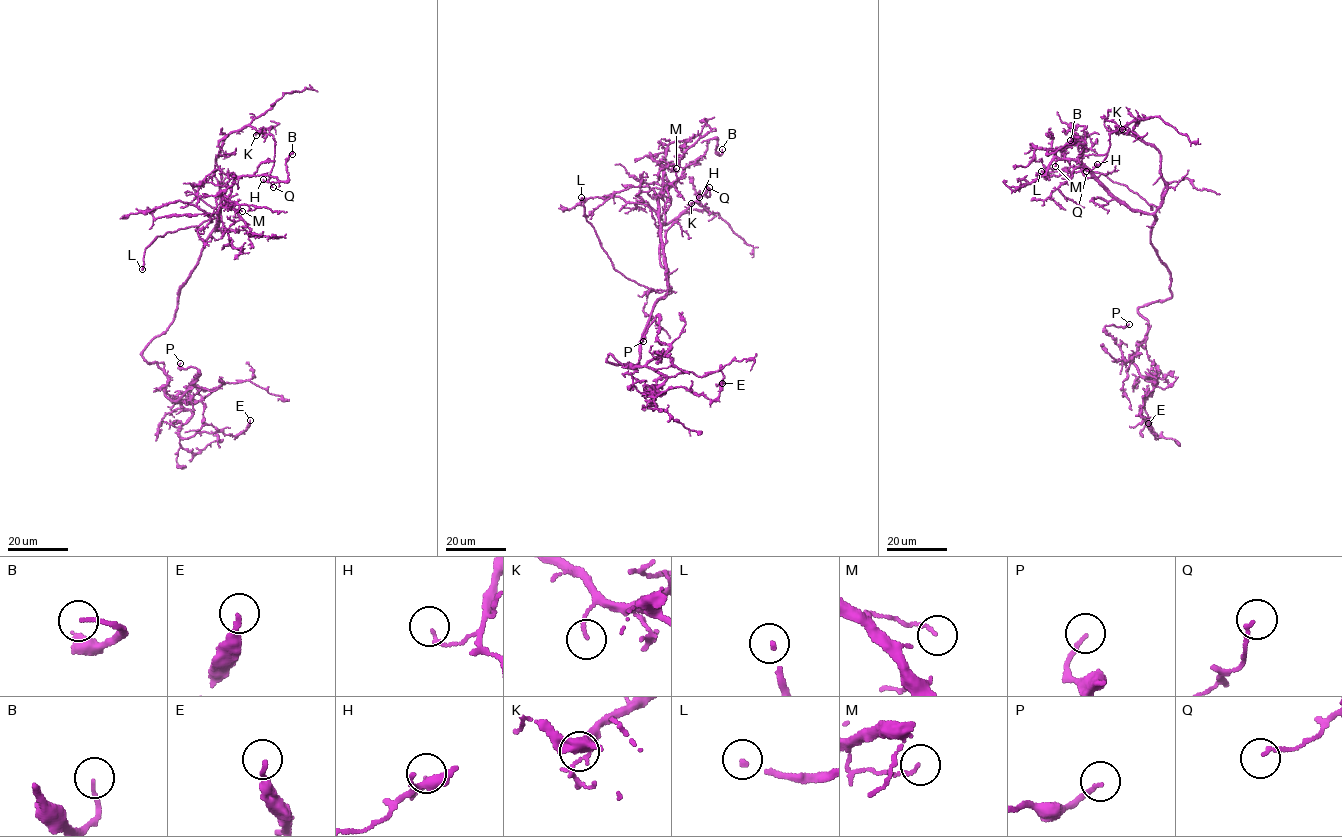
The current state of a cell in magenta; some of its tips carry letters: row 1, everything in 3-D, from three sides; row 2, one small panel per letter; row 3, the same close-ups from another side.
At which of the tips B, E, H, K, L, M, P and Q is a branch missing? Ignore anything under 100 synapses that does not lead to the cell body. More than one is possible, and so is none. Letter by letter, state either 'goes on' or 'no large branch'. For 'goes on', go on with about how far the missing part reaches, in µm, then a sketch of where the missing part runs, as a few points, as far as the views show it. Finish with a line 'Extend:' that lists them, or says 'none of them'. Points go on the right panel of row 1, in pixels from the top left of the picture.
B: no large branch
E: no large branch
H: no large branch
K: no large branch
L: goes on | 35 µm | (1041, 171), (1030, 170), (1025, 178), (995, 197), (1000, 204), (1003, 225)
M: no large branch
P: no large branch
Q: no large branch
Extend: L

